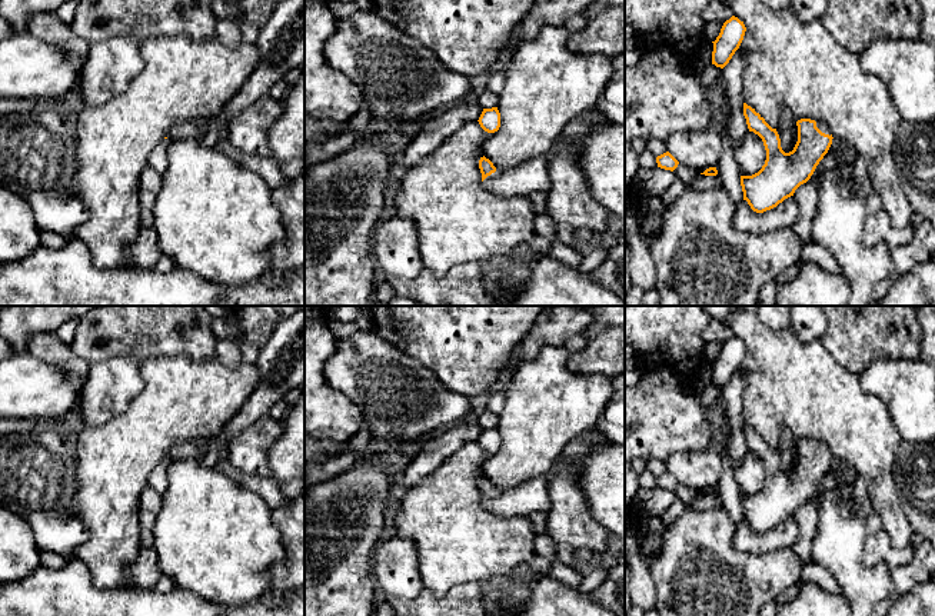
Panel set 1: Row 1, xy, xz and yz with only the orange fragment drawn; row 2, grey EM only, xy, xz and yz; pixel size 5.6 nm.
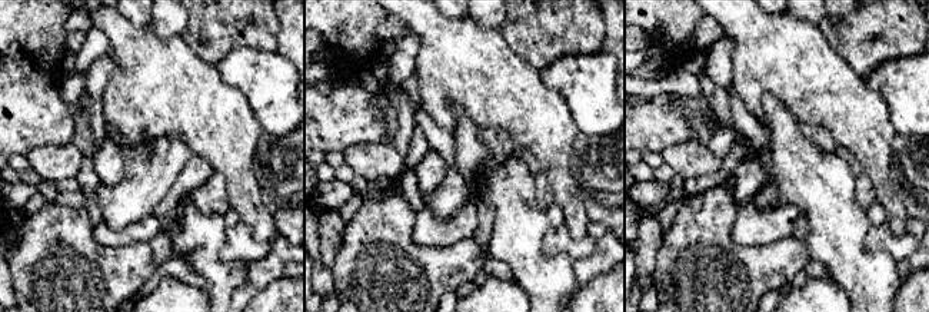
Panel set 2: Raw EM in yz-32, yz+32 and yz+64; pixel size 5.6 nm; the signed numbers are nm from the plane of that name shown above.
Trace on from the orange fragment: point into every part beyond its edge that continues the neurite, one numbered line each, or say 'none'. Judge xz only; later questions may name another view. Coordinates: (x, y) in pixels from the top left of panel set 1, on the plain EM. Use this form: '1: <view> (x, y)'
1: xz (531, 496)

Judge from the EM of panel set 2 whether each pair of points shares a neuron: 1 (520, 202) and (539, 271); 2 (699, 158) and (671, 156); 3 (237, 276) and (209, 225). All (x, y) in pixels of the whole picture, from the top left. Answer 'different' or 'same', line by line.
1: same
2: same
3: same

